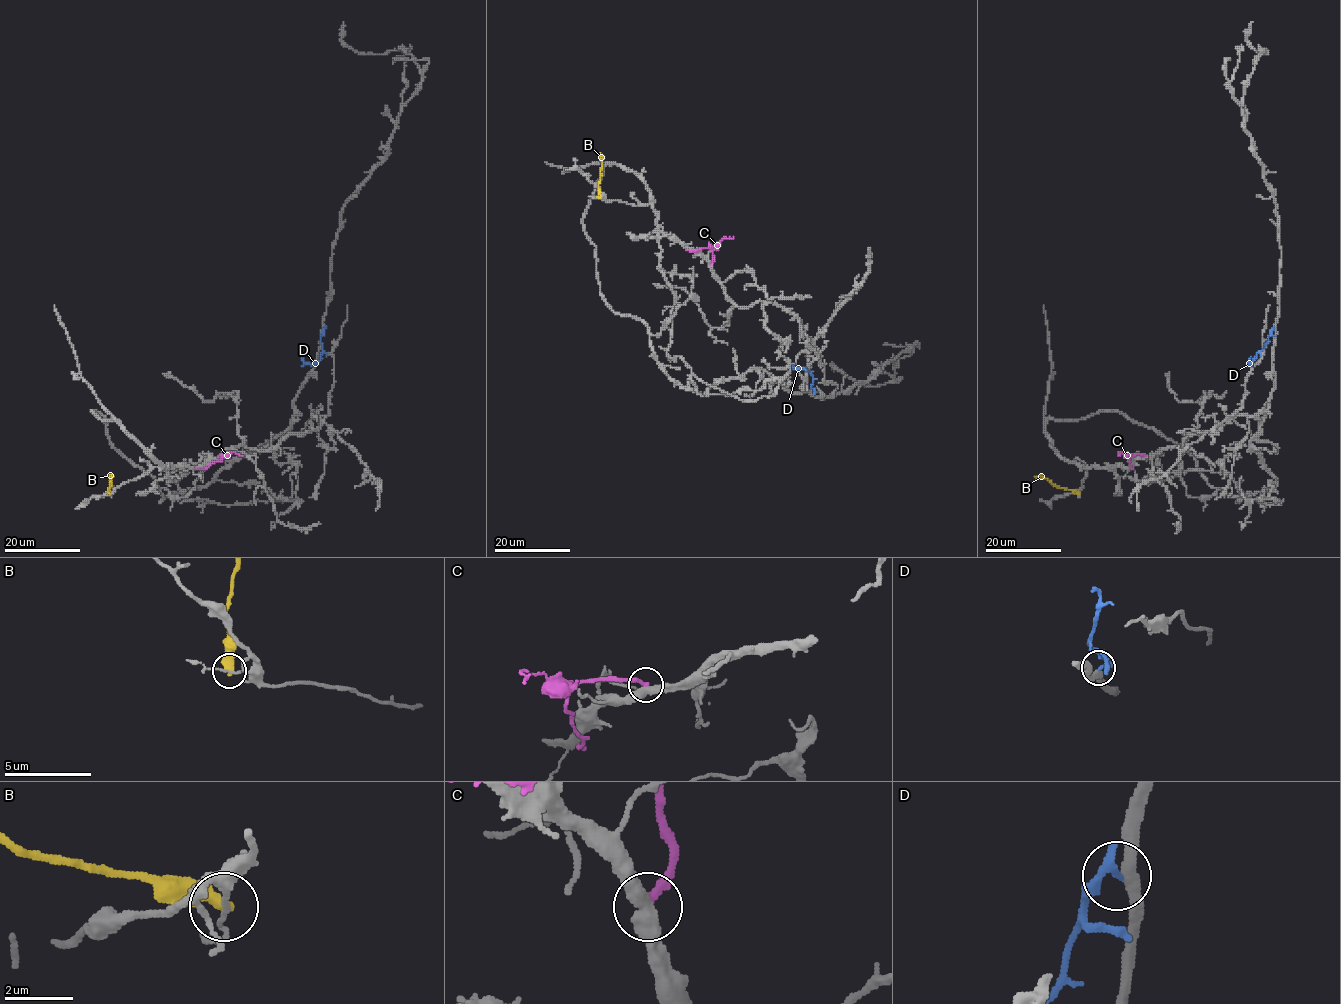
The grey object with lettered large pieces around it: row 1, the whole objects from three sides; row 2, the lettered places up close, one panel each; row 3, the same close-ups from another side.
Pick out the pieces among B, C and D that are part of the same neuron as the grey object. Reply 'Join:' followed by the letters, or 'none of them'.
Join: none of them

